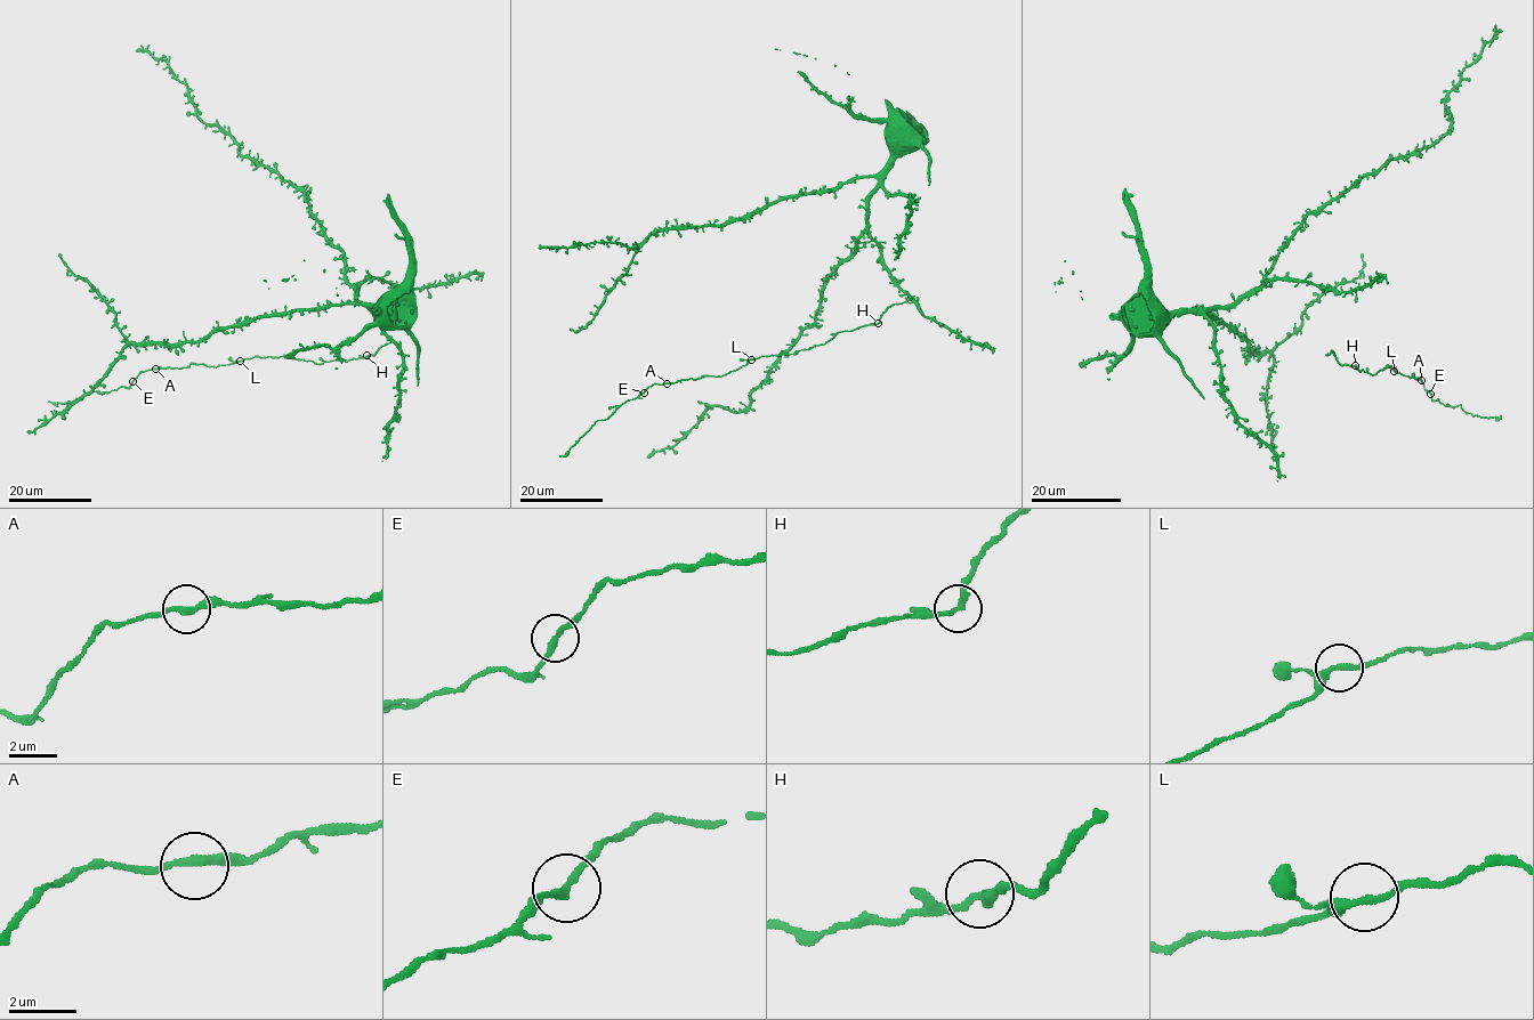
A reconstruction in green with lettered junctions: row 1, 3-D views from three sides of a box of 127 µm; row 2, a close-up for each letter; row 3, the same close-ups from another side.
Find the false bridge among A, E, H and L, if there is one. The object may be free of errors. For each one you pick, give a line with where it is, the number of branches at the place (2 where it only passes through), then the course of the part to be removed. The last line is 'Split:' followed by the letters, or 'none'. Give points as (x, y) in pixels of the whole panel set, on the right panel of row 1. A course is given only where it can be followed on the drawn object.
Split: none

